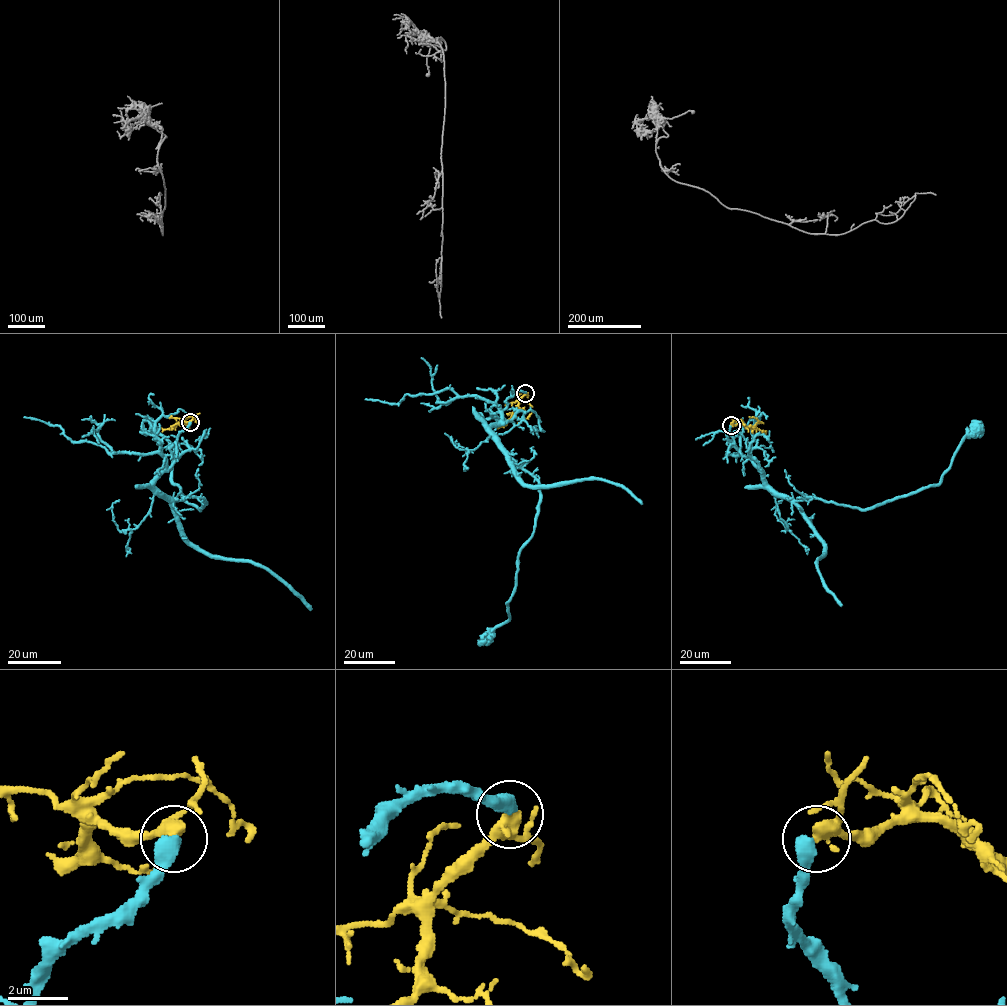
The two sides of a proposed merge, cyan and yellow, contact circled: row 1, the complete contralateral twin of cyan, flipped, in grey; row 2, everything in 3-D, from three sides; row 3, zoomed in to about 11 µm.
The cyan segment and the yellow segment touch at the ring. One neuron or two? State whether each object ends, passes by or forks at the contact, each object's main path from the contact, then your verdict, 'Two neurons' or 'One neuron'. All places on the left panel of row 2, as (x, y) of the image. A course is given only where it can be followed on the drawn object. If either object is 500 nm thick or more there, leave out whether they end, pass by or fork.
Course of cyan: (190, 422), (153, 484), (175, 500), (203, 499), (200, 509), (171, 479), (173, 447), (145, 420), (148, 434). Course of yellow: (190, 422), (183, 420), (177, 424), (199, 413). One neuron

